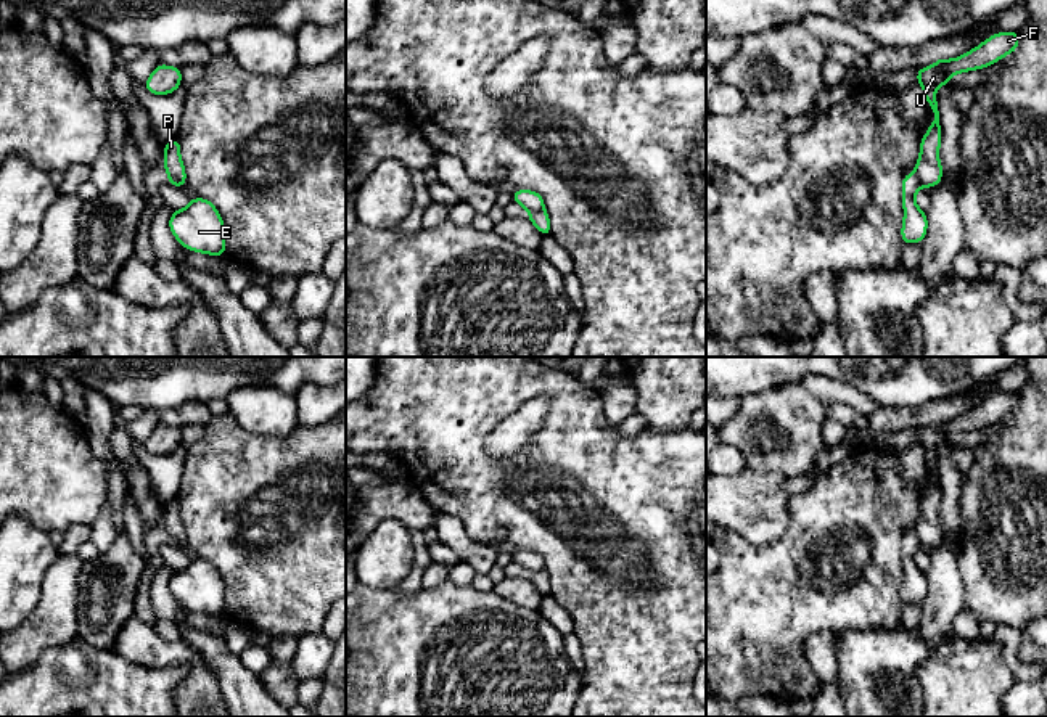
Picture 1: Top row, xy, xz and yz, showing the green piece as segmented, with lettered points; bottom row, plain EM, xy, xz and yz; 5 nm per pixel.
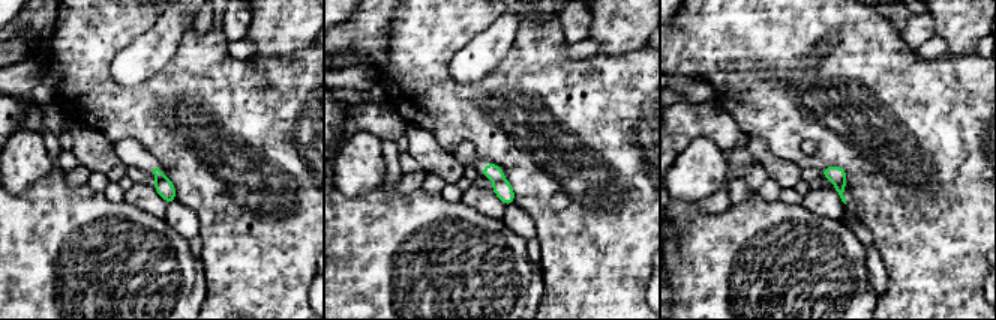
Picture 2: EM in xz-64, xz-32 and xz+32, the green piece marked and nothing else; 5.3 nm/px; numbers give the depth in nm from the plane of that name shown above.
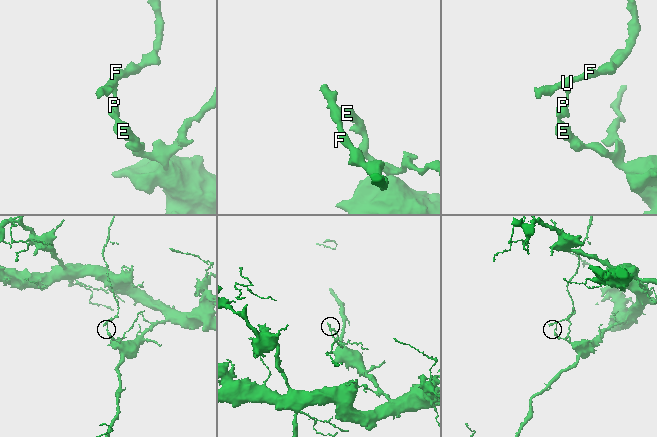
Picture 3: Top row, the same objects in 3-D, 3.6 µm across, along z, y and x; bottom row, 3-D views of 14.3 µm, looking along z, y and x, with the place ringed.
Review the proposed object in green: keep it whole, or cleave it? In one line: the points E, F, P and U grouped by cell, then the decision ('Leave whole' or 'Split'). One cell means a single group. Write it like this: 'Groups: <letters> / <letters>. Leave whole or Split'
Groups: E / F P U. Split

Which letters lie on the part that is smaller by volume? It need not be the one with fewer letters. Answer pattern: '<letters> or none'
F, P, U

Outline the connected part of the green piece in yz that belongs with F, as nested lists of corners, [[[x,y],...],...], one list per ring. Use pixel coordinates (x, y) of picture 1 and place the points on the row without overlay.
[[[1016,391],[999,392],[955,420],[939,418],[934,424],[918,429],[918,445],[925,450],[925,460],[934,473],[934,479],[922,498],[920,516],[915,524],[920,548],[936,547],[942,539],[942,526],[938,516],[941,506],[941,482],[934,455],[936,449],[949,444],[954,434],[983,429],[997,423],[1000,418],[1013,413],[1018,404],[1020,395]]]

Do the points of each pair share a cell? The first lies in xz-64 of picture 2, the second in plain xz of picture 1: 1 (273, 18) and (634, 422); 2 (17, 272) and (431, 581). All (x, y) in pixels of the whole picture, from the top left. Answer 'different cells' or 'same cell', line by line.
1: different cells
2: different cells

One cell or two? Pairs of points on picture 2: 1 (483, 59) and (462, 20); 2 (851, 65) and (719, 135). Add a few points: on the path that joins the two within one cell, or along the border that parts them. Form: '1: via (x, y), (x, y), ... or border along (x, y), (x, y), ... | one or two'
1: border along (501, 15), (473, 36), (449, 62) | two
2: border along (714, 98), (747, 135) | two

